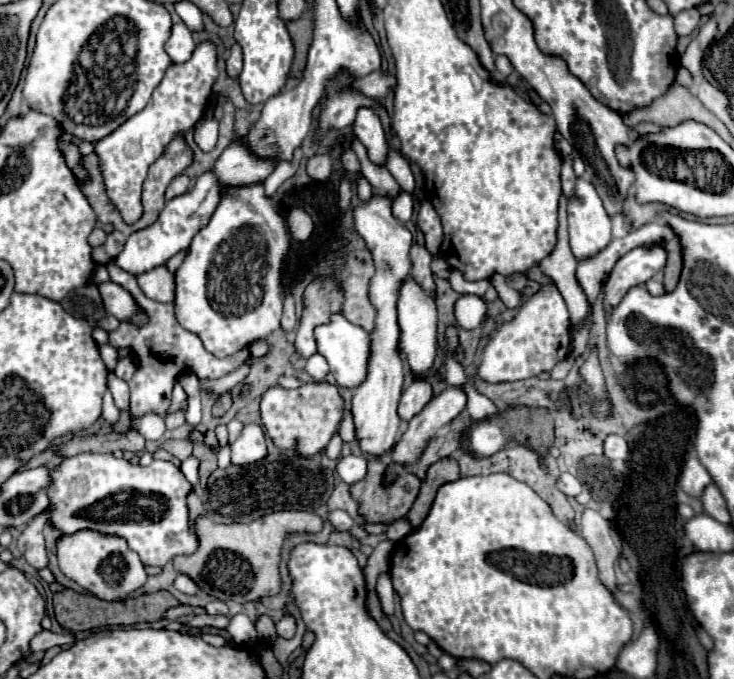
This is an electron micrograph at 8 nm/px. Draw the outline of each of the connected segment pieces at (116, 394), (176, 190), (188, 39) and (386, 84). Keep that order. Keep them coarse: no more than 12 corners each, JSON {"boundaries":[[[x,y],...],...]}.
{"boundaries":[[[109,373],[107,387],[119,409],[127,409],[129,385]],[[177,175],[169,189],[167,199],[187,193],[189,177]],[[185,23],[171,27],[165,51],[173,63],[183,63],[195,49]],[[373,71],[355,77],[351,89],[373,99],[385,99],[395,85],[393,75]]]}

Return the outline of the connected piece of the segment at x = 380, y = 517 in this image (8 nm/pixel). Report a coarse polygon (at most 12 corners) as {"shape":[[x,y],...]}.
{"shape":[[371,459],[351,485],[367,523],[405,517],[421,481],[403,473],[383,485],[385,465]]}

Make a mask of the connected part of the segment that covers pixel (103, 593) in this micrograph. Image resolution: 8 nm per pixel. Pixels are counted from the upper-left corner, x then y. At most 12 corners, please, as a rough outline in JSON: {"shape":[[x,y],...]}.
{"shape":[[93,529],[57,539],[59,569],[99,599],[147,581],[127,541]]}

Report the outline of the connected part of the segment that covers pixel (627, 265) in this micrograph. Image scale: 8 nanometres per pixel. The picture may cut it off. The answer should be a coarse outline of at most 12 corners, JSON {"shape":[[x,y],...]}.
{"shape":[[659,245],[637,247],[615,263],[603,289],[605,315],[631,287],[665,267]]}

